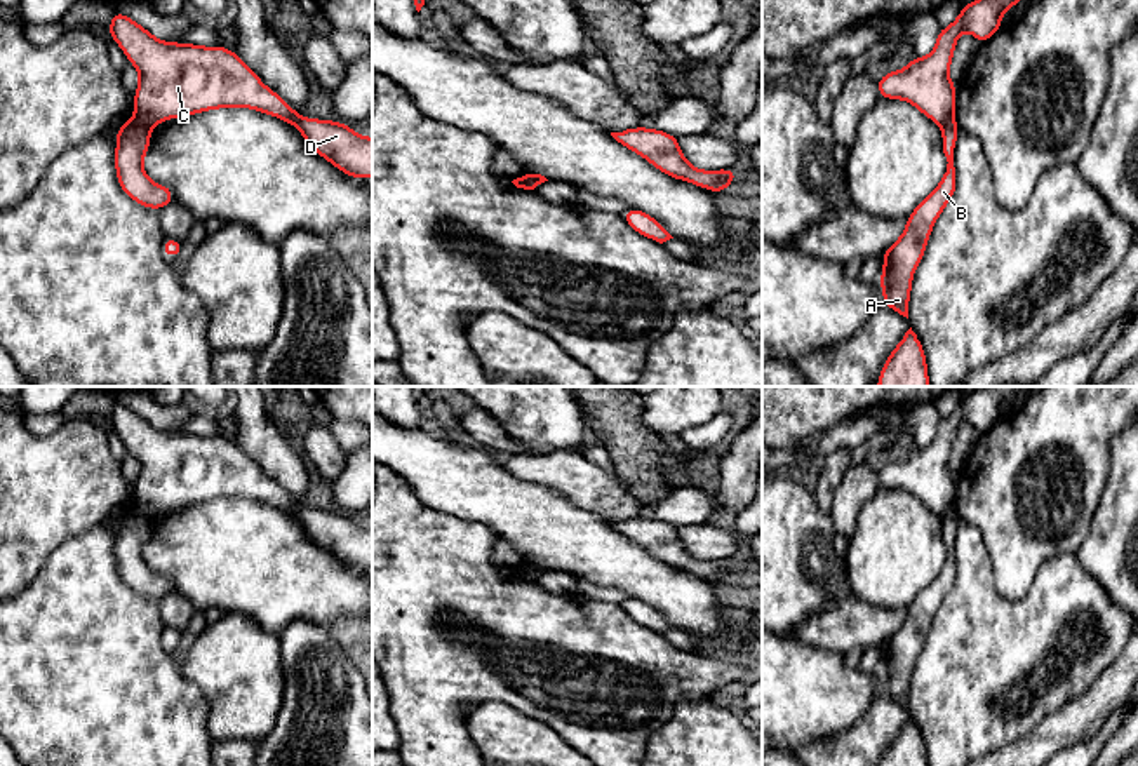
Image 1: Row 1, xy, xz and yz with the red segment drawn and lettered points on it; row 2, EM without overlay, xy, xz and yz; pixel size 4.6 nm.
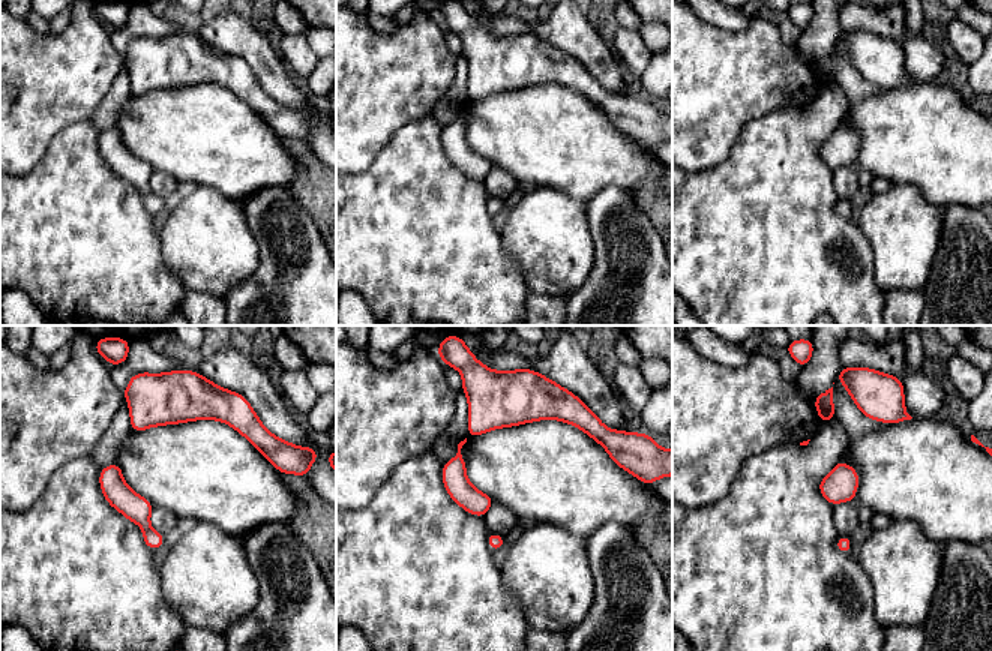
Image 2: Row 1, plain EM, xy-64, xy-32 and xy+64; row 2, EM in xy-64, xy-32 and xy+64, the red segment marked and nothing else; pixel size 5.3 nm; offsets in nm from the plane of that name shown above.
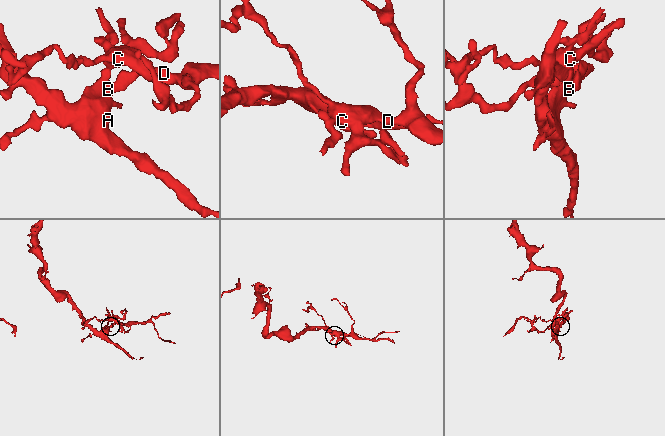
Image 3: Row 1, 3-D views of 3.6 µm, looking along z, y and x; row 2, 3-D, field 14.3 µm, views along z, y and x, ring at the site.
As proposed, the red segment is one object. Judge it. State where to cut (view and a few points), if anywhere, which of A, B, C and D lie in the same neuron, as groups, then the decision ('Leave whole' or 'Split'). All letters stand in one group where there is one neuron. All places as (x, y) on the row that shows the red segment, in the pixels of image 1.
Split along xy (134, 117), (150, 127). Groups: A B / C D. Split

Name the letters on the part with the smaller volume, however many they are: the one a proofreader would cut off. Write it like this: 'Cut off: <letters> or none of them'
Cut off: C, D

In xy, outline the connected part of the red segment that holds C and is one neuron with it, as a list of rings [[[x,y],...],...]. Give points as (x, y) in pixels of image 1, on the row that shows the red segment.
[[[118,10],[108,28],[139,71],[134,118],[148,127],[216,108],[251,108],[296,125],[306,144],[346,176],[372,176],[372,138],[343,122],[301,117],[224,45],[162,42]]]

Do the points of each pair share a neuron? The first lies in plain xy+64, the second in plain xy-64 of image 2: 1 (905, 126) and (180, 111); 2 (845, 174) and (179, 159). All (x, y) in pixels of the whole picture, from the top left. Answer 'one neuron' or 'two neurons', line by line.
1: one neuron
2: two neurons

